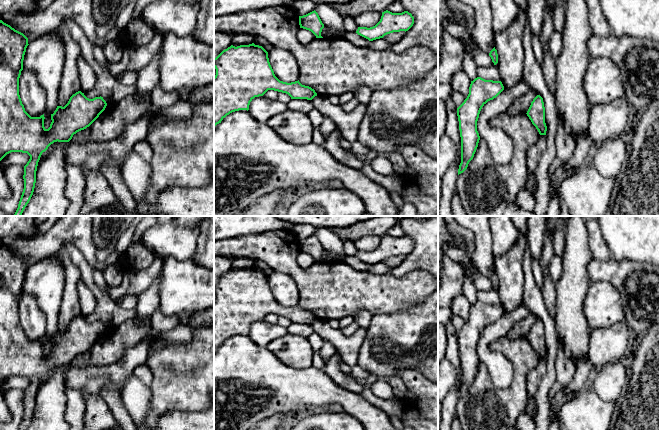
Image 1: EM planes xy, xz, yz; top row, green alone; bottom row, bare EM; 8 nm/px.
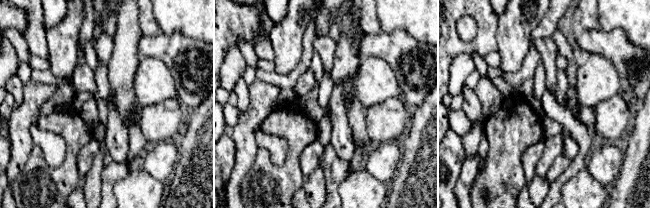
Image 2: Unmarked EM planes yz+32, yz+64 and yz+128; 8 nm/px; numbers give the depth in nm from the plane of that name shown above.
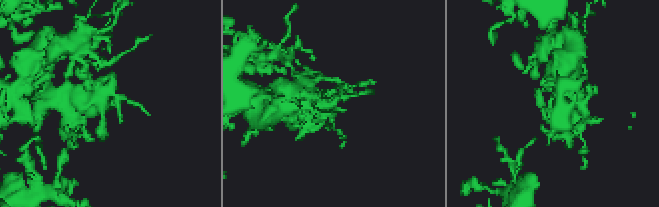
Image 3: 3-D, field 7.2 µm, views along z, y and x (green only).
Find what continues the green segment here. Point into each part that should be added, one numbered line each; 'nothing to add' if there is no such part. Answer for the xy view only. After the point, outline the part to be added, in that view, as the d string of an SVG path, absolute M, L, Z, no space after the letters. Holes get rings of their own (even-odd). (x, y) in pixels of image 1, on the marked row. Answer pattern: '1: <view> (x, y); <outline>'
nothing to add

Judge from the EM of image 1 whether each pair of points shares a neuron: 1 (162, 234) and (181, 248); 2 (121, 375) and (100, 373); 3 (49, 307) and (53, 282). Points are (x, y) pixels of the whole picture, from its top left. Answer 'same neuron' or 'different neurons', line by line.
1: same neuron
2: same neuron
3: same neuron

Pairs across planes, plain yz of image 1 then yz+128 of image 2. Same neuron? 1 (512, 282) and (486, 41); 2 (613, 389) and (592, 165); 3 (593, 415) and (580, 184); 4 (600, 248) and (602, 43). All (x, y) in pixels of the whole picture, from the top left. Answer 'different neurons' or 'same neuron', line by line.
1: different neurons
2: same neuron
3: same neuron
4: different neurons

